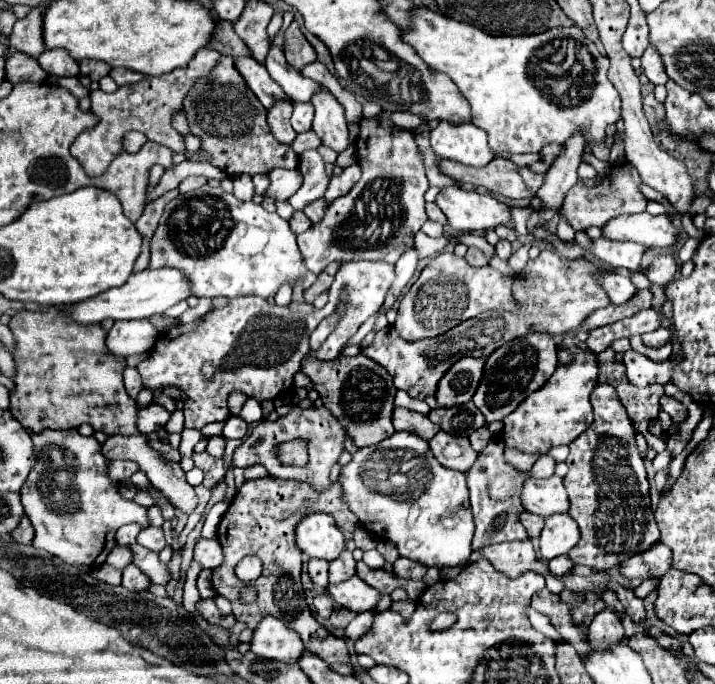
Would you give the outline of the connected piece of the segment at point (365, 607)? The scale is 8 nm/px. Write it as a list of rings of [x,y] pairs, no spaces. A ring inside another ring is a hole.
[[[352,576],[350,580],[346,580],[346,584],[330,584],[328,594],[338,604],[342,604],[342,608],[348,608],[356,614],[368,612],[370,608],[374,610],[380,600],[380,592],[368,586],[366,582],[362,582],[358,576]]]

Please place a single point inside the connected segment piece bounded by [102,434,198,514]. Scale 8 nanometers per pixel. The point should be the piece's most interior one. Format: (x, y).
(168, 477)

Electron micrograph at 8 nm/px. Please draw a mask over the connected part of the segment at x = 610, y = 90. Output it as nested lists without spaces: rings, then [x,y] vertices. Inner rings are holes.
[[[414,8],[412,30],[404,32],[404,38],[430,68],[450,76],[460,88],[470,102],[472,122],[488,134],[488,144],[496,154],[540,152],[548,142],[564,144],[574,130],[588,132],[588,140],[604,140],[606,126],[620,118],[620,96],[606,76],[610,62],[576,26],[552,28],[534,36],[490,36],[428,8]]]

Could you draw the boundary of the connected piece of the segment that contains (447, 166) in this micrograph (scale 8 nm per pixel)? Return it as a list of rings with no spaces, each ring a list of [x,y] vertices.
[[[494,158],[486,168],[466,168],[462,164],[454,164],[454,160],[440,160],[440,170],[456,182],[484,186],[494,194],[514,200],[532,200],[532,192],[518,176],[516,166],[504,158]]]

